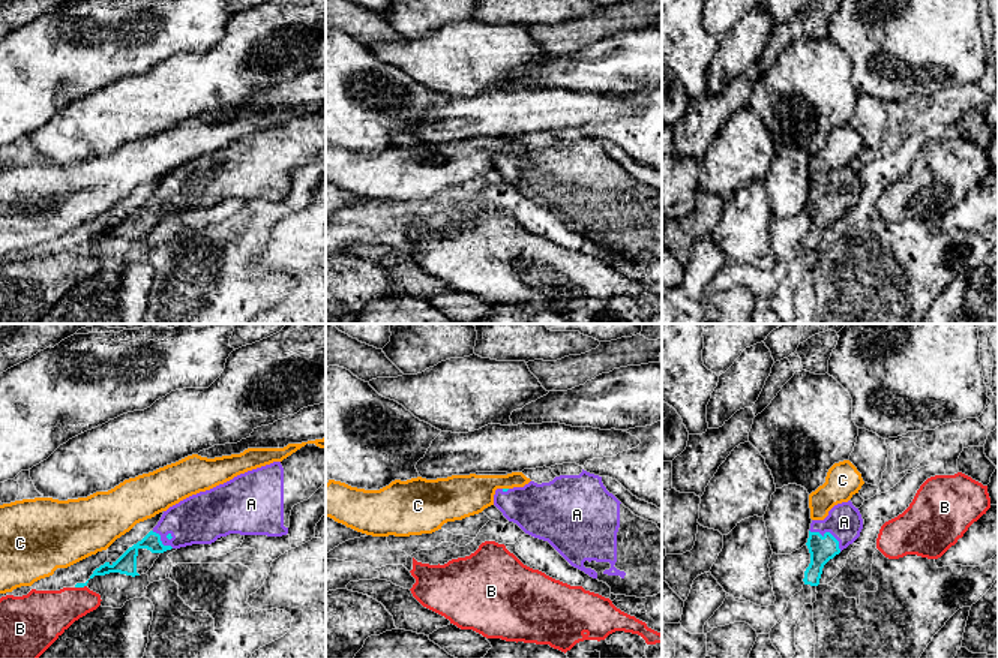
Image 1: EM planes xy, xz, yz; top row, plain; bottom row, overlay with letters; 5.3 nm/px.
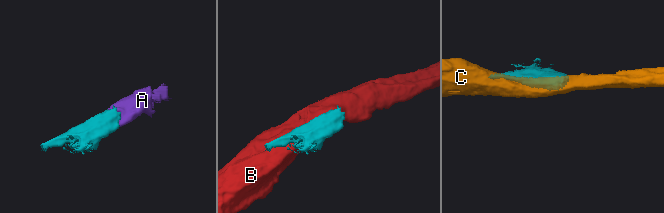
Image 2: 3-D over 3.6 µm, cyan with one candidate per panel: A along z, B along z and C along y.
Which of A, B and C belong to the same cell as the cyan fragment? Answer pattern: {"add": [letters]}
{"add": ["A"]}

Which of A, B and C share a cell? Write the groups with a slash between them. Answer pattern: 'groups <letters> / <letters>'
groups A / B / C

